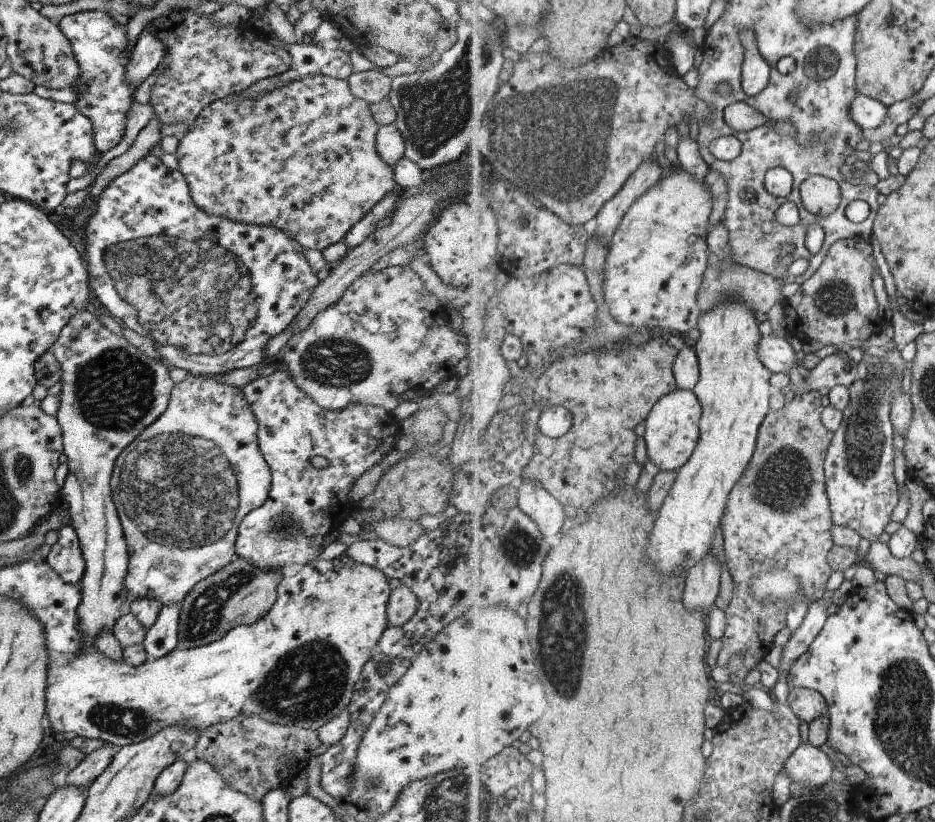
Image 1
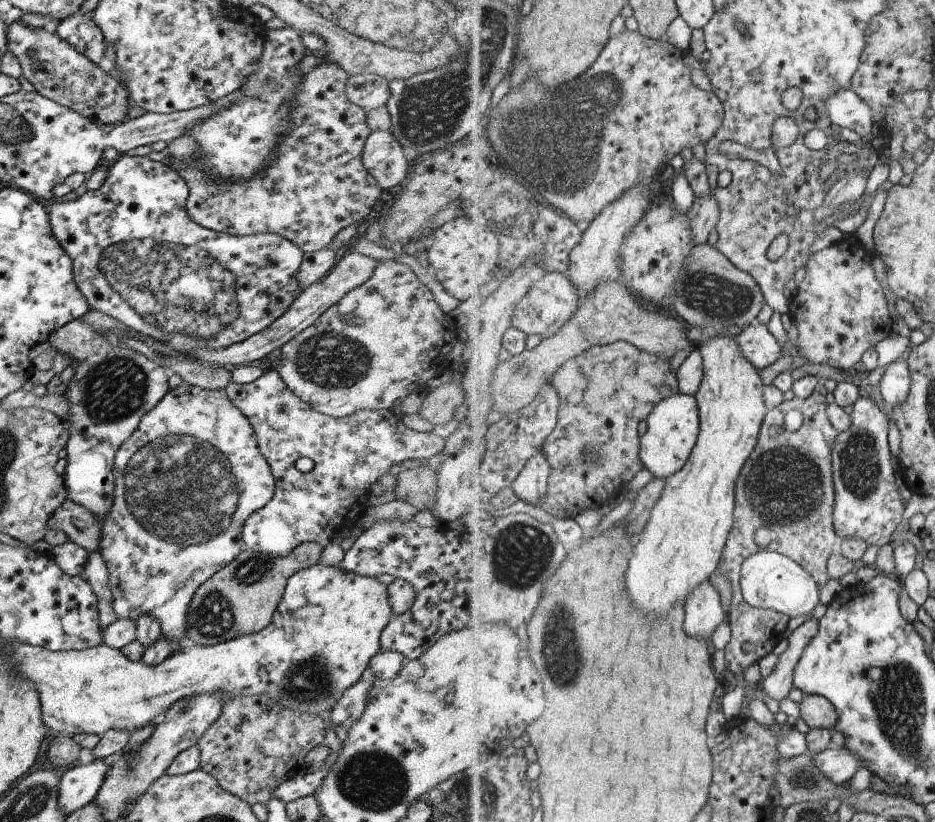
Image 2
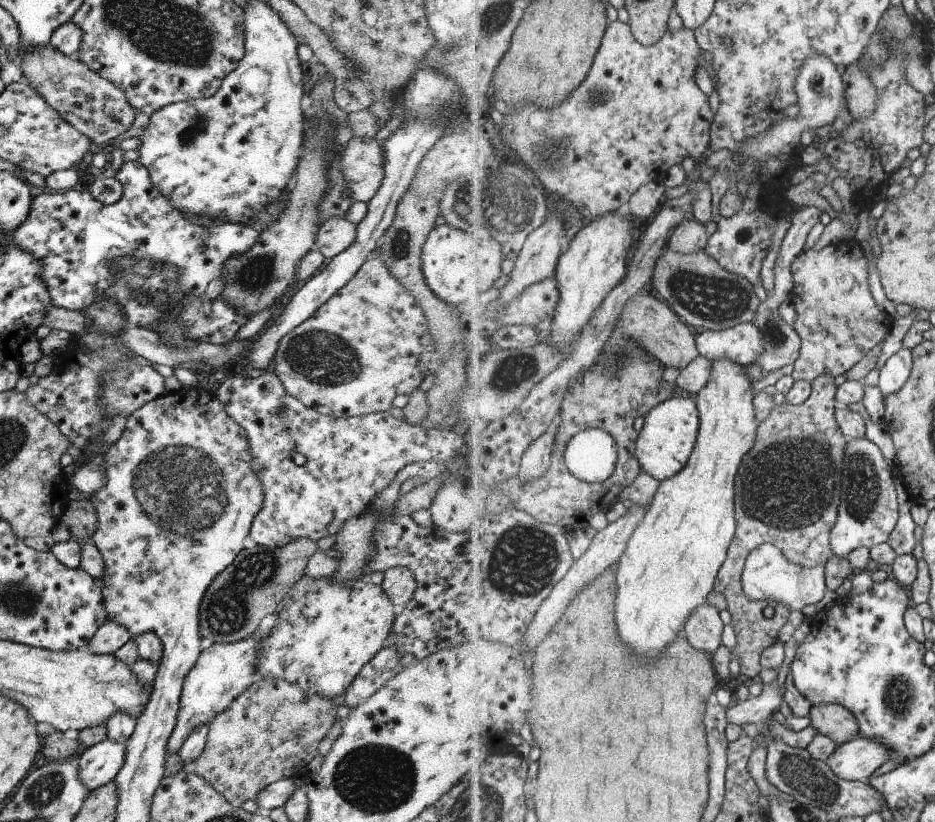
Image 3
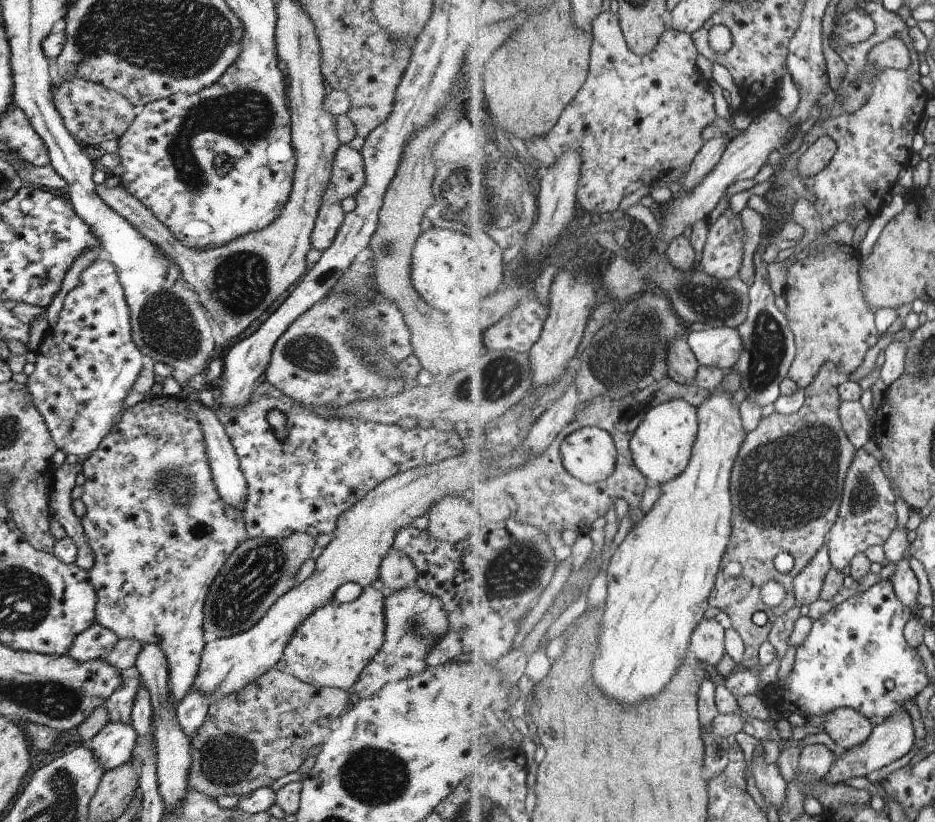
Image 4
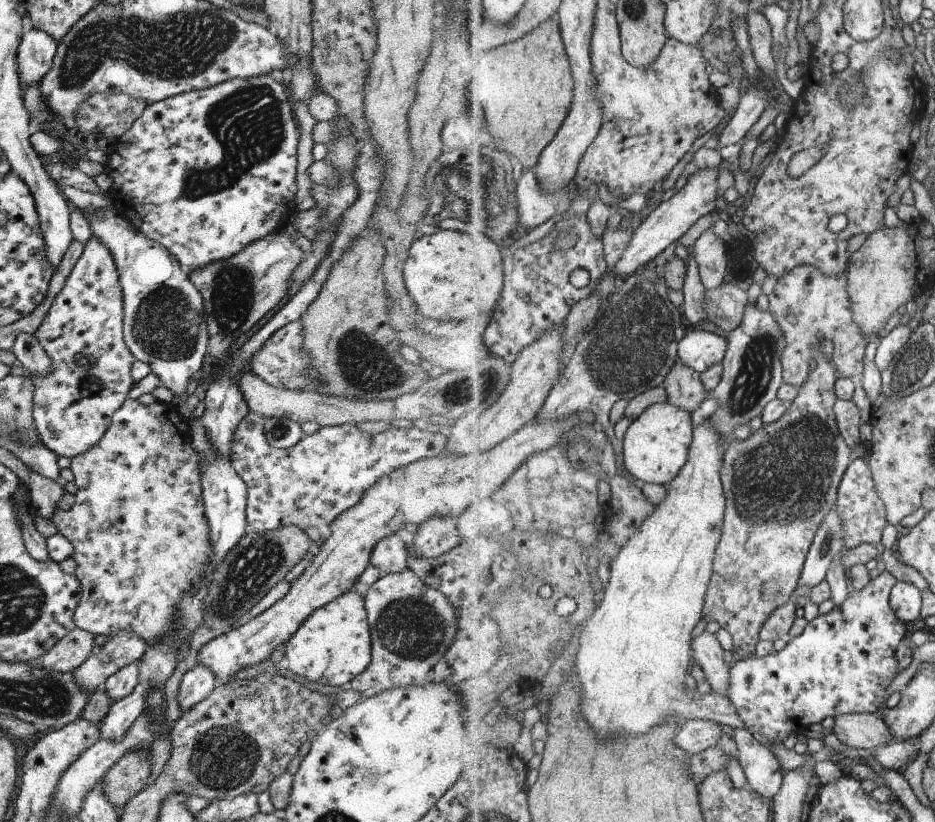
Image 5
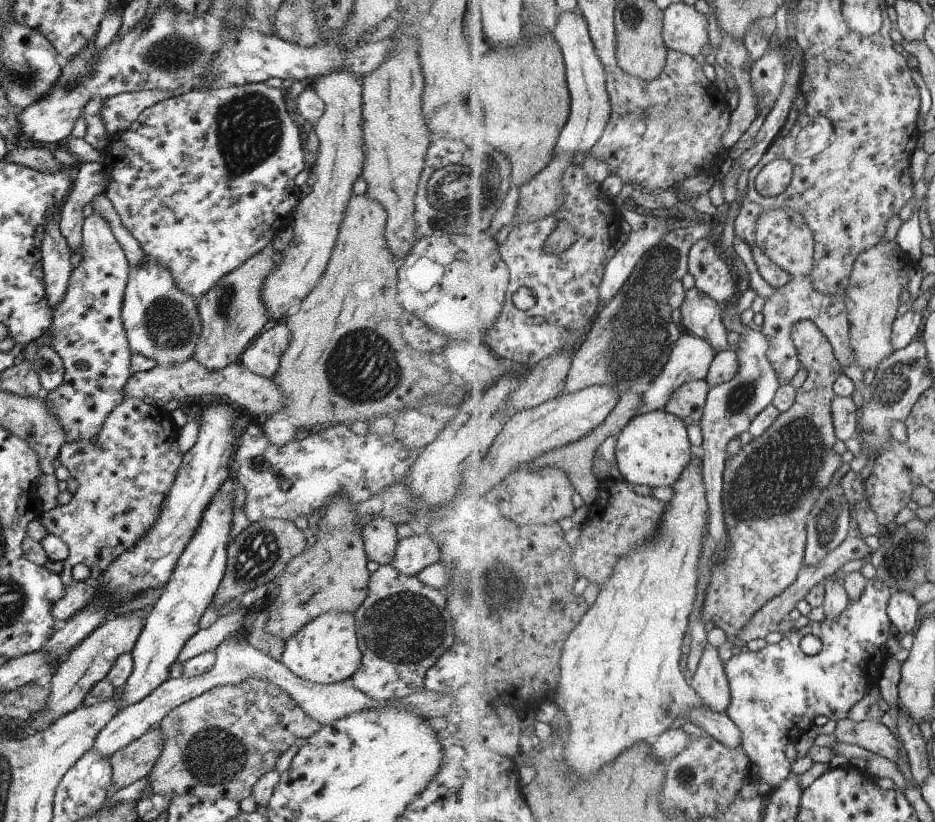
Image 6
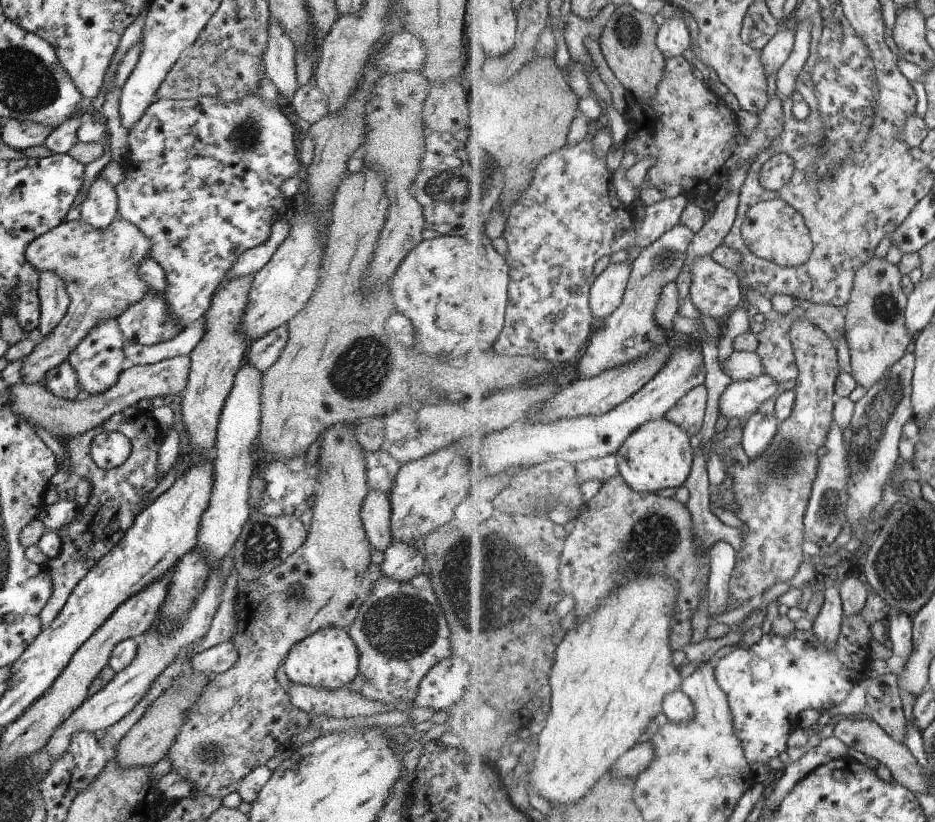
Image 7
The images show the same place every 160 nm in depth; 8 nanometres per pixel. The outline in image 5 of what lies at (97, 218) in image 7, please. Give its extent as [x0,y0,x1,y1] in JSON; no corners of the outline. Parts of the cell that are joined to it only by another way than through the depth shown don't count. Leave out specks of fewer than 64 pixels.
[27,235,135,458]

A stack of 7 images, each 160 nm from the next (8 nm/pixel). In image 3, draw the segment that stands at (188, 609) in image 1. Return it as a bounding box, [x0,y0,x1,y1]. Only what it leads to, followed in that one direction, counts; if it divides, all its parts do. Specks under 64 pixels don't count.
[198,538,318,644]

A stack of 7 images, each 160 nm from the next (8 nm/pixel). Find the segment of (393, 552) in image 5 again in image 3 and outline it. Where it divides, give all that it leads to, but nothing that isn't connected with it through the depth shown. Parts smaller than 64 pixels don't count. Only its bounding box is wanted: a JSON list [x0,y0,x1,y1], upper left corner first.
[380,565,416,606]

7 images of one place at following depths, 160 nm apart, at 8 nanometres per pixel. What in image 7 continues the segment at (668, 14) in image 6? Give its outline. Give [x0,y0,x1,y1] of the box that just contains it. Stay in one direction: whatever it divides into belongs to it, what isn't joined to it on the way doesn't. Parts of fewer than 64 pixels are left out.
[657,16,691,60]

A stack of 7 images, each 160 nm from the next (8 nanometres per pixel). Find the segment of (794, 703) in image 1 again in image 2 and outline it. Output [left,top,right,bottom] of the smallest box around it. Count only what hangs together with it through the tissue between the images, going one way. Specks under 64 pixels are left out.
[800,695,839,729]

